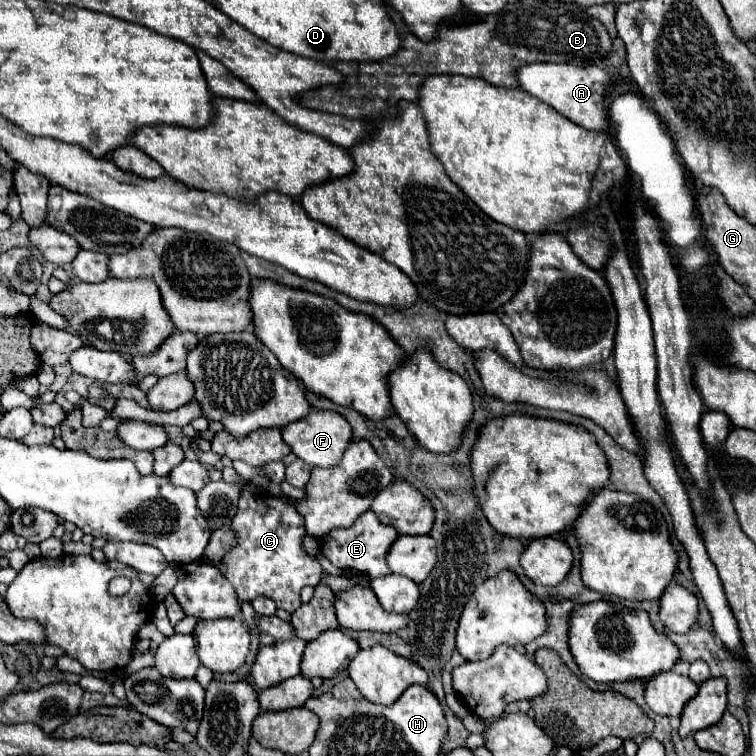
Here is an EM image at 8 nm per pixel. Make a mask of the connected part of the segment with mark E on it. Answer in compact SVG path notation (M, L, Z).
M372 510L364 512L352 526L348 528L334 528L320 544L322 554L338 568L344 570L358 570L360 574L368 576L368 578L376 578L376 576L386 576L388 574L388 566L384 562L384 556L388 552L388 548L392 546L392 542L396 540L398 532L392 526L382 524L376 514Z

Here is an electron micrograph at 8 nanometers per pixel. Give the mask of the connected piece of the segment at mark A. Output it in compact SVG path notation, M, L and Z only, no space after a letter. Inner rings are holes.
M534 62L526 64L516 70L518 86L552 106L556 112L566 116L578 126L584 126L588 130L600 130L604 132L608 128L608 116L604 110L604 94L608 92L610 84L614 84L614 78L608 70L600 66L572 66L572 64L550 64L550 62Z

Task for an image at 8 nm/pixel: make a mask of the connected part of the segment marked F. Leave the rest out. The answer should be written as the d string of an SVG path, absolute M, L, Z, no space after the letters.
M312 410L308 416L304 416L302 420L296 420L288 426L282 428L282 436L284 442L292 448L292 452L304 460L310 466L336 466L340 462L340 456L344 454L344 448L350 444L350 436L352 436L352 428L346 422L346 418L338 412L330 412L330 410Z

